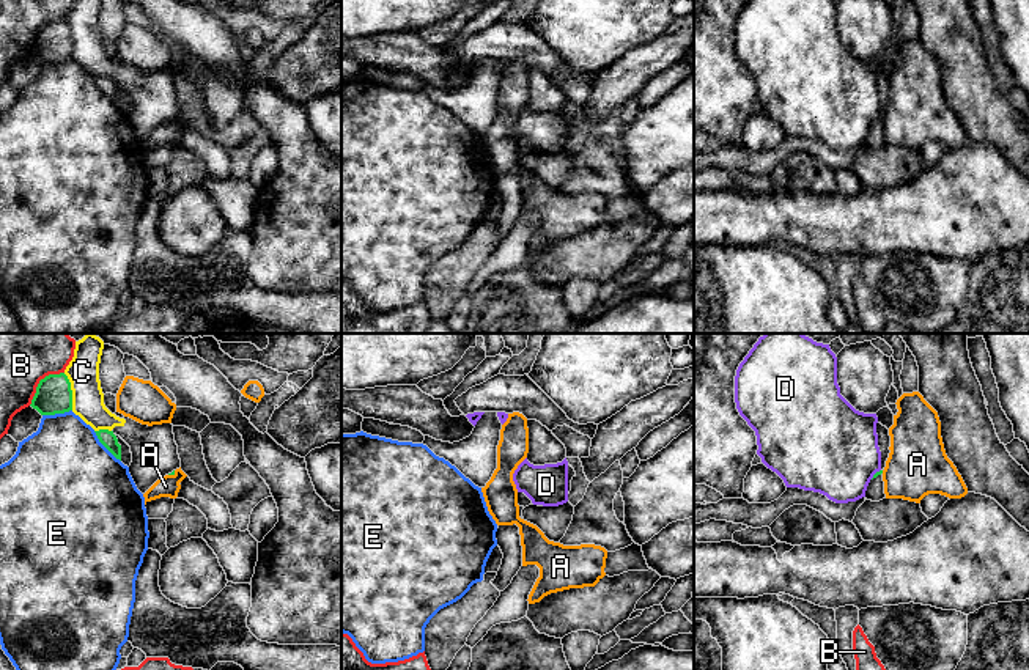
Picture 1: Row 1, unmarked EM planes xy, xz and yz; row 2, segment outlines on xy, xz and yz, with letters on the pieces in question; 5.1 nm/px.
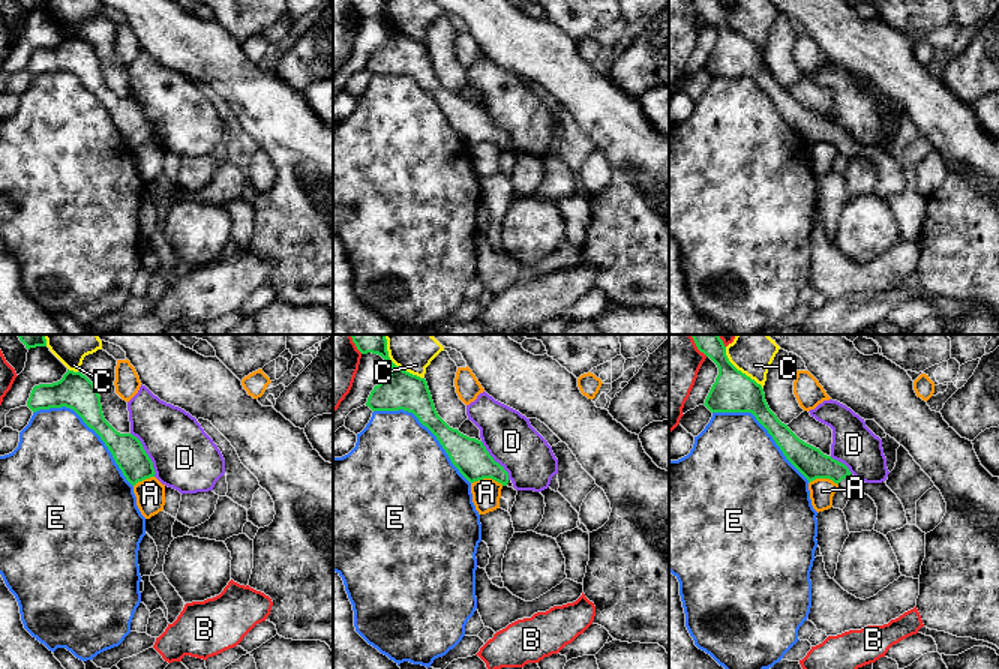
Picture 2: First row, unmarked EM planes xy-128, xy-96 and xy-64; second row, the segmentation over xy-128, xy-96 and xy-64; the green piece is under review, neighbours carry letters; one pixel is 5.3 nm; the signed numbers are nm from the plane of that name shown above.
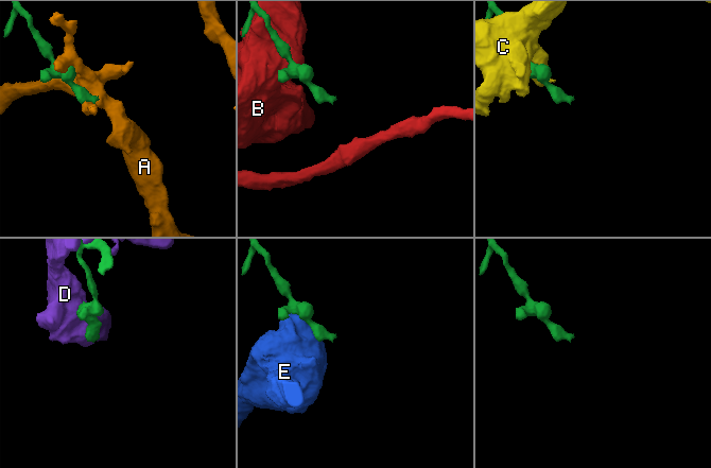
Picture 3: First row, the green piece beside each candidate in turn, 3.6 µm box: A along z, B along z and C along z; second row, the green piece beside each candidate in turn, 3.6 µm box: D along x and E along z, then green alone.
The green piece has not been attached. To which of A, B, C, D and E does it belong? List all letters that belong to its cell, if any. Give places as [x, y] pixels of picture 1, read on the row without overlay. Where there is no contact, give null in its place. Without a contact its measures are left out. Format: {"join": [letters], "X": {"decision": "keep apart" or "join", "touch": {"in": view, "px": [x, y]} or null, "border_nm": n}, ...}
{"join": [], "A": {"decision": "keep apart", "touch": {"in": "xy", "px": [172, 121]}, "border_nm": 50}, "B": {"decision": "keep apart", "touch": {"in": "xy", "px": [40, 29]}, "border_nm": 260}, "C": {"decision": "keep apart", "touch": {"in": "xy", "px": [71, 40]}, "border_nm": 200}, "D": {"decision": "keep apart", "touch": {"in": "yz", "px": [875, 121]}, "border_nm": 80}, "E": {"decision": "keep apart", "touch": {"in": "xy", "px": [106, 95]}, "border_nm": 220}}

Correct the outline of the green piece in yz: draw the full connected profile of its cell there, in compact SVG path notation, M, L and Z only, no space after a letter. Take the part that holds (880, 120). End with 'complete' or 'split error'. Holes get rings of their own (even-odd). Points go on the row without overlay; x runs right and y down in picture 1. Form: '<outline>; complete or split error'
M883 118L876 120L873 126L870 127L867 138L865 138L865 146L872 149L880 149L886 146Z; split error

